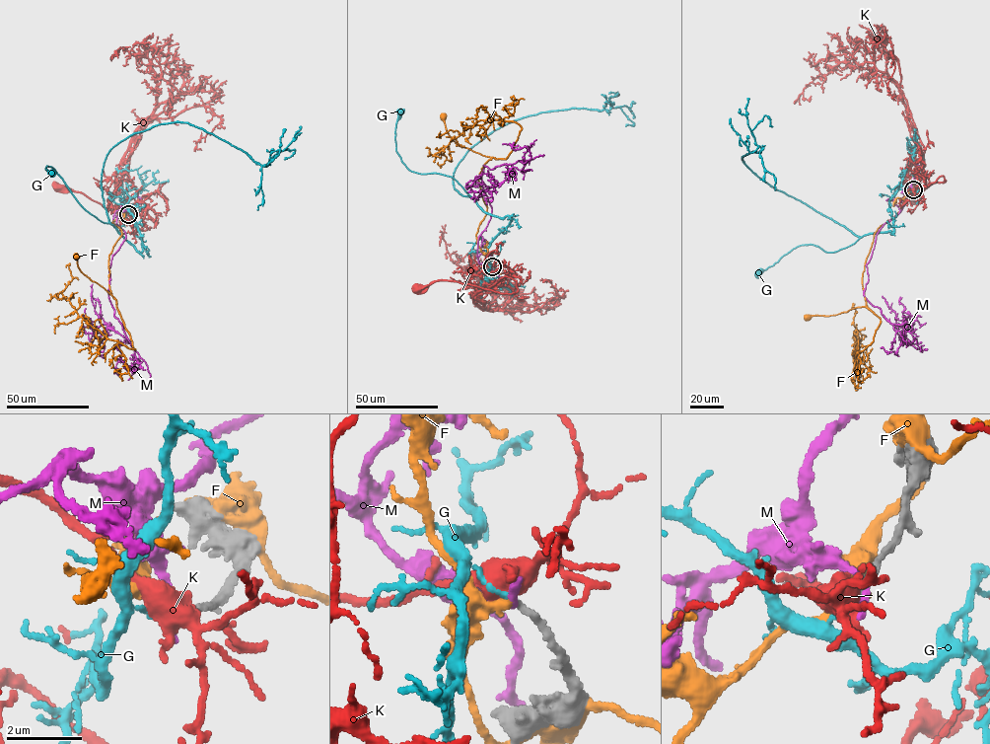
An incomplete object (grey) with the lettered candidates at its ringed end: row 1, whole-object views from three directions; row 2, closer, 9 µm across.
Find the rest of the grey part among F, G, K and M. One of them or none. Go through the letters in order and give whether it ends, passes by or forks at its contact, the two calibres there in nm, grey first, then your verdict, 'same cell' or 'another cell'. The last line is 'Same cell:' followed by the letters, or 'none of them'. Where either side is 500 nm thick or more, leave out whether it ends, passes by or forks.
F: it ends there; 170 nm thick on the grey side, 280 nm on the other; another cell
G: it ends there; 170 nm thick on the grey side, 110 nm on the other; another cell
K: it forks there; 180 nm thick on the grey side, 460 nm on the other; another cell
M: it ends there; 190 nm thick on the grey side, 170 nm on the other; another cell
Same cell: none of them

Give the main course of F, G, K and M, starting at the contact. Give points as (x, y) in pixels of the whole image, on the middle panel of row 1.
F: (492, 266), (476, 235), (487, 206), (478, 184), (479, 175), (491, 158), (452, 139), (443, 116)
G: (492, 266), (488, 248), (512, 219), (483, 211), (452, 177), (407, 168), (396, 149), (399, 111)
K: (492, 266), (472, 269), (469, 278), (477, 291), (506, 276), (517, 281), (516, 292), (445, 279), (418, 289)
M: (492, 266), (477, 257), (492, 209), (483, 166), (515, 172), (493, 186), (482, 174), (467, 188)

